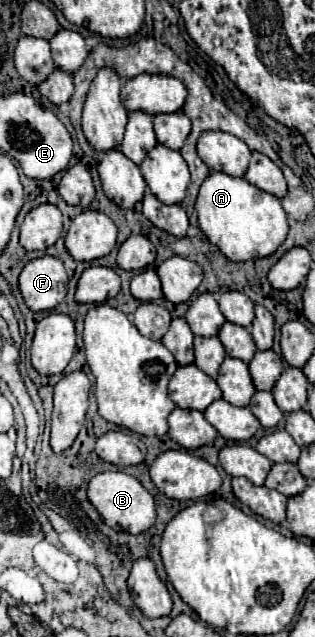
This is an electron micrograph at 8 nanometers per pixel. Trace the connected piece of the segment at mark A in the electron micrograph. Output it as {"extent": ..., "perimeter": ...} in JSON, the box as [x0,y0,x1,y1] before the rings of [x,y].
{"extent":[196,171,288,261],"perimeter":[[[212,171],[200,185],[196,199],[198,225],[212,245],[216,245],[230,261],[248,261],[272,255],[288,235],[288,217],[276,195],[270,195],[244,177],[232,177]]]}

